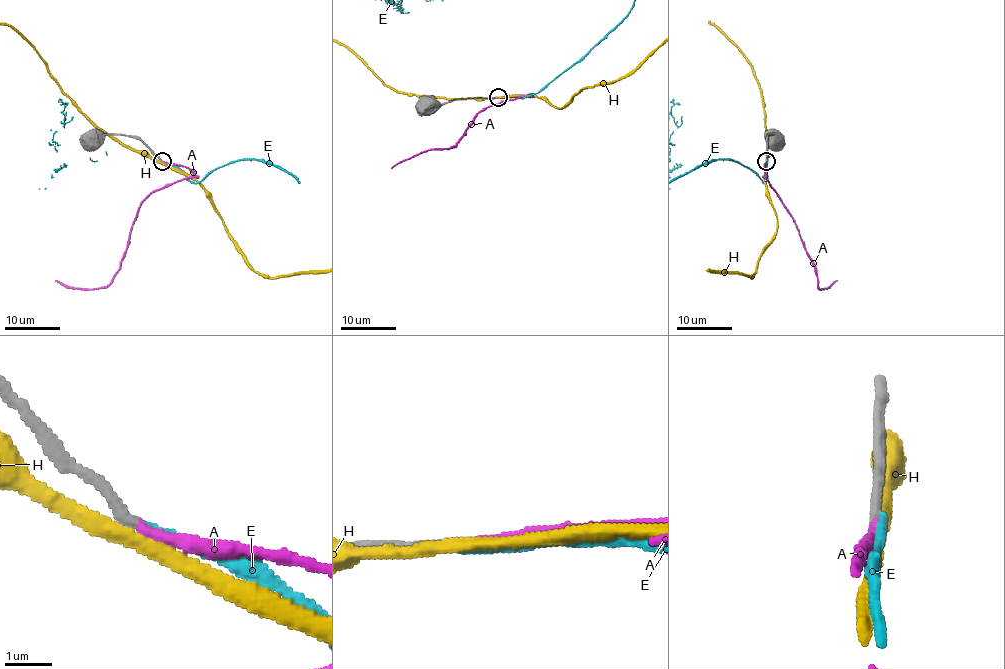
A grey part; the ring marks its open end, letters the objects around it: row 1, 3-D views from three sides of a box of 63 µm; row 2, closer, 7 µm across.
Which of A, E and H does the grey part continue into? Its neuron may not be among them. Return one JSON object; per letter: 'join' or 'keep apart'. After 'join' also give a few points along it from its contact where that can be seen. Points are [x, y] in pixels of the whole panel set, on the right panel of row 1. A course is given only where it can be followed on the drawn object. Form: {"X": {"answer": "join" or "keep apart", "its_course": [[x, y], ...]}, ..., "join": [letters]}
{"A": {"answer": "join", "its_course": [[767, 161], [764, 176], [795, 225], [817, 286], [828, 288], [837, 279]]}, "E": {"answer": "keep apart"}, "H": {"answer": "keep apart"}, "join": ["A"]}

